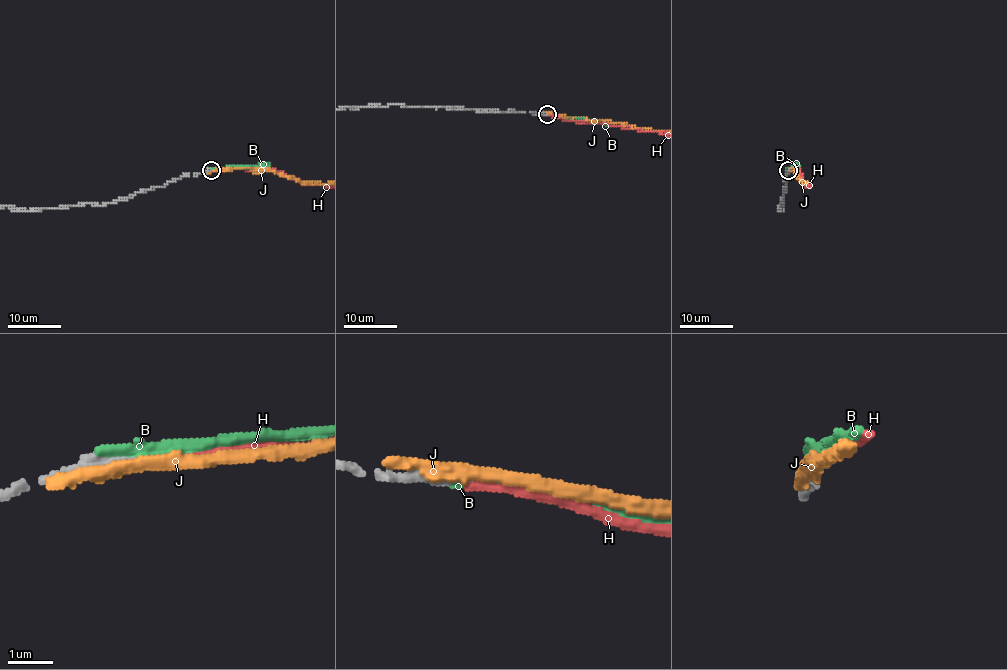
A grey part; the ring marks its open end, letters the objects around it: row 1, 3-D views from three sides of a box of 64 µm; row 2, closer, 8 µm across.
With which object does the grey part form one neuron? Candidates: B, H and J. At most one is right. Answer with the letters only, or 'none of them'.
H

